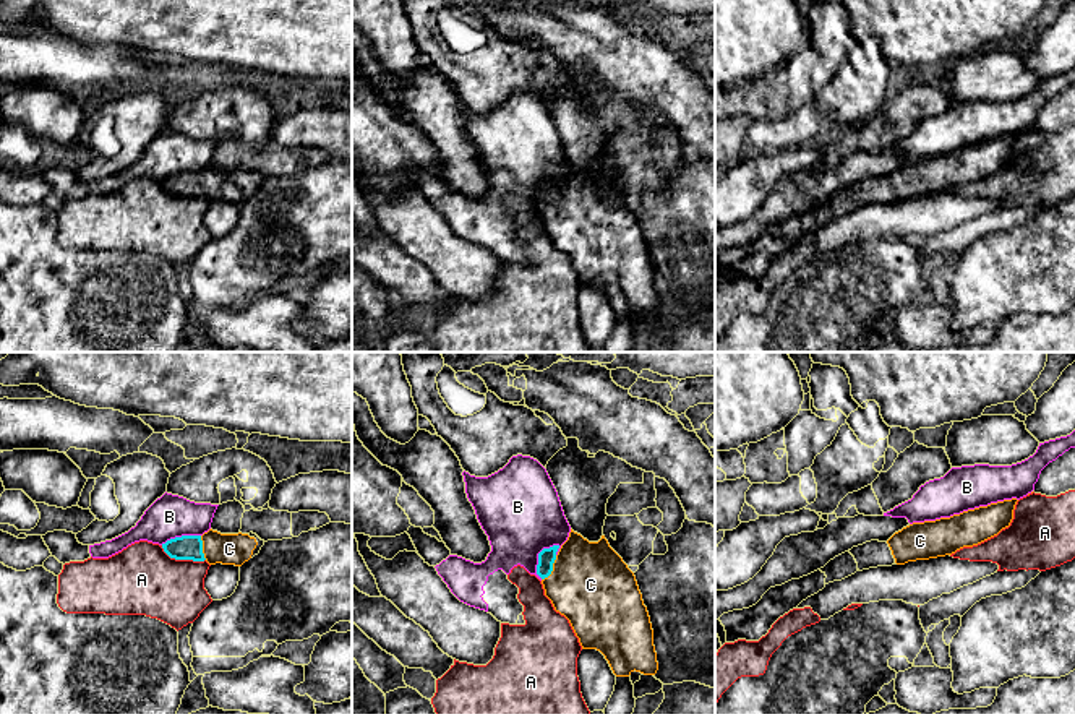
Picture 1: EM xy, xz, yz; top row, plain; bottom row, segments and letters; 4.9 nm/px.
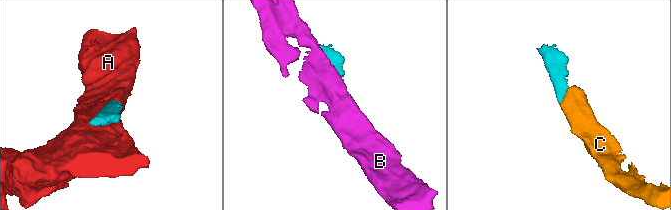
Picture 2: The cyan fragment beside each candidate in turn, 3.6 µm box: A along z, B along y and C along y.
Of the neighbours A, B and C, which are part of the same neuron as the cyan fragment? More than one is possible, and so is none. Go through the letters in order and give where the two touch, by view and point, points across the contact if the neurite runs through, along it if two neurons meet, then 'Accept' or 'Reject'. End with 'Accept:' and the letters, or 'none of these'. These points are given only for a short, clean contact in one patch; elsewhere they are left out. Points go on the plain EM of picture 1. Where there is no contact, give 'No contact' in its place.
A: Touches cyan at xy (182, 195). Reject
B: Touches cyan at xz (539, 193). Reject
C: Touches cyan at xz (552, 205). Path across: xz (547, 193), (552, 205), (571, 216), (591, 221). Accept
Accept: C

